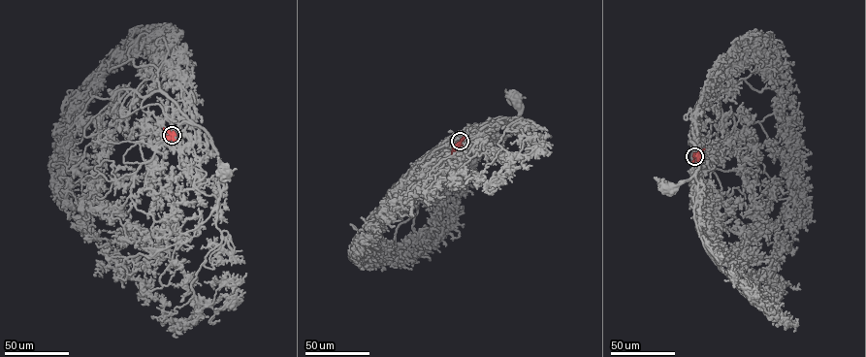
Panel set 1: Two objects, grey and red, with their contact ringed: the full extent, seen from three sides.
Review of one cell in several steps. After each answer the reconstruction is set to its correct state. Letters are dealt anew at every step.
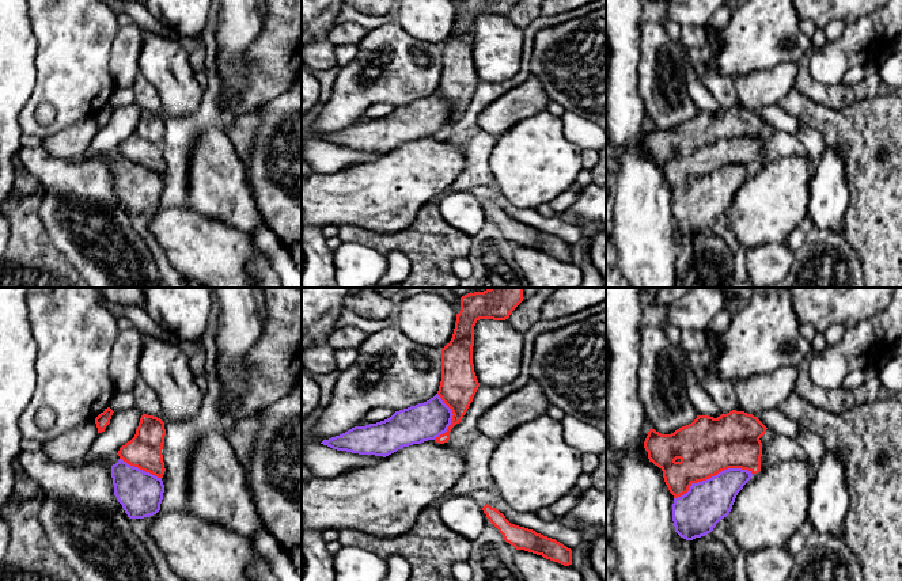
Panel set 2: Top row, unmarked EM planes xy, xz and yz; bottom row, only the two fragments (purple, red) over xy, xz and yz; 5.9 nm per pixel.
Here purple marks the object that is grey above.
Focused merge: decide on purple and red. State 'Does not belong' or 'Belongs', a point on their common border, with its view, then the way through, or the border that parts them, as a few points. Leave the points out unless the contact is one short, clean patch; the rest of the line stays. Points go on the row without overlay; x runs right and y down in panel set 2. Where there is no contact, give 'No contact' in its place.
Belongs. Touches purple at yz (712, 173)

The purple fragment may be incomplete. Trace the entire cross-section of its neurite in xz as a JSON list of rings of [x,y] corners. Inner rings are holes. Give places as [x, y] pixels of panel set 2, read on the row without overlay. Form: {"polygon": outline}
{"polygon": [[[474,24],[441,45],[441,77],[429,96],[395,107],[384,117],[355,122],[321,140],[337,147],[386,153],[428,136],[448,138],[451,125],[462,117],[480,83],[473,42]]]}

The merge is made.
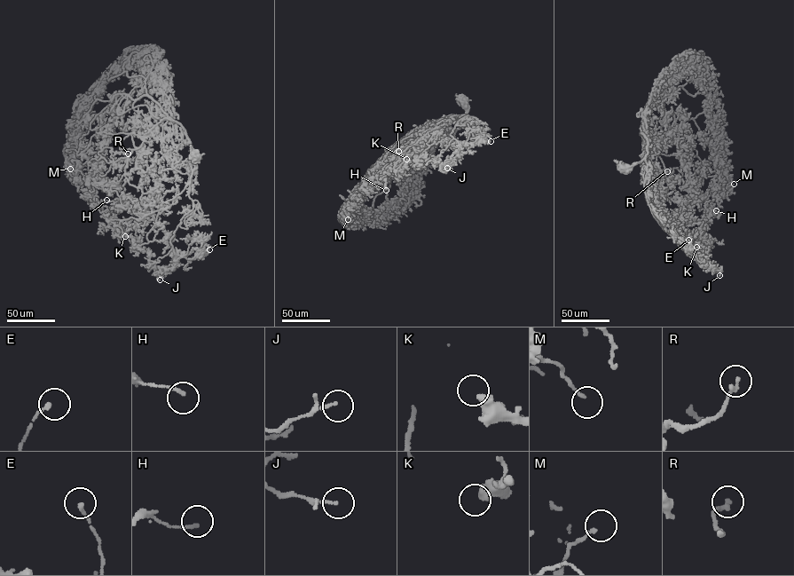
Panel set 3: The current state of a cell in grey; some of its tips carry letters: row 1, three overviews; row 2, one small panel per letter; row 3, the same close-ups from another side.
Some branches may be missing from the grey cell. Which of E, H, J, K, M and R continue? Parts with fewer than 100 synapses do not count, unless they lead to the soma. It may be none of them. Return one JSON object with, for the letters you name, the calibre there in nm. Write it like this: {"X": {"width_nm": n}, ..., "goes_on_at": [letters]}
{"goes_on_at": []}

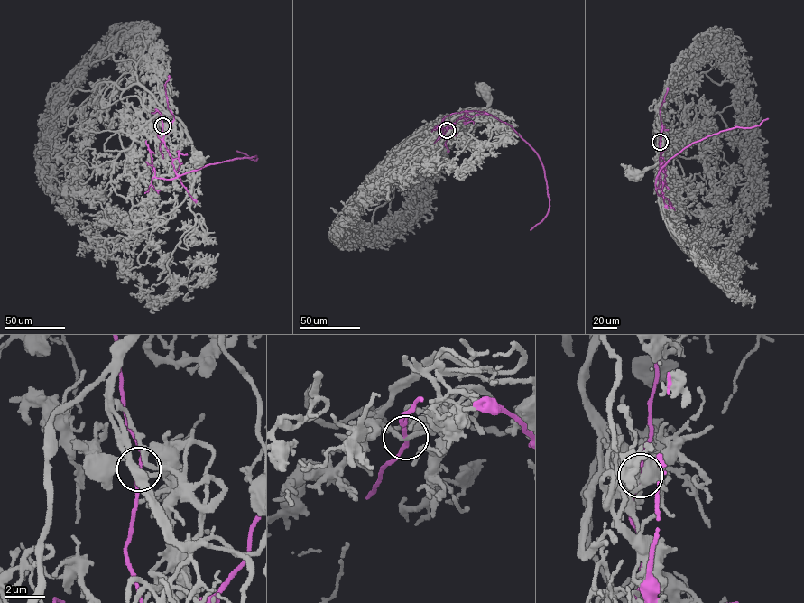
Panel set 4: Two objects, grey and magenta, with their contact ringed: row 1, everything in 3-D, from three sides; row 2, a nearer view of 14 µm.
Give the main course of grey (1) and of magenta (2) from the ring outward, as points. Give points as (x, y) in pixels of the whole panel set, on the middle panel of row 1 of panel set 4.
1: (447, 130), (439, 129), (450, 126), (468, 129), (480, 124), (481, 113), (487, 105), (482, 89)
2: (447, 130), (466, 111), (485, 112), (511, 125), (531, 147), (545, 173), (549, 208), (546, 217), (530, 229)

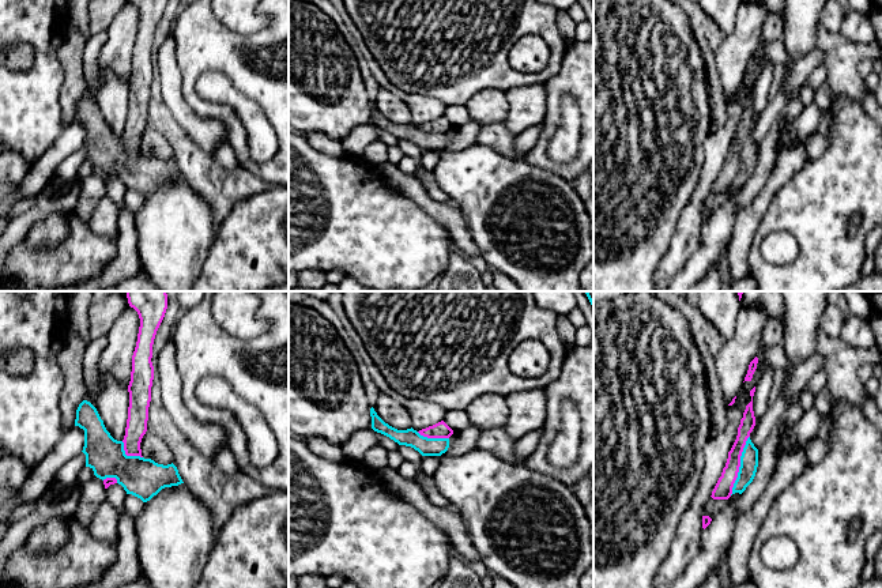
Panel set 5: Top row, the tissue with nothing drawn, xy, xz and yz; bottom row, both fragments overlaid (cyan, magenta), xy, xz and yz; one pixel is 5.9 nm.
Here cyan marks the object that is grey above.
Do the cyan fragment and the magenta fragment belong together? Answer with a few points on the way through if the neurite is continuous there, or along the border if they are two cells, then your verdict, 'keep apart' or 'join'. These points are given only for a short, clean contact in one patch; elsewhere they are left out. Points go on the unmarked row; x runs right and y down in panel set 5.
border along yz (749, 131), (741, 151), (738, 172), (730, 189); keep apart

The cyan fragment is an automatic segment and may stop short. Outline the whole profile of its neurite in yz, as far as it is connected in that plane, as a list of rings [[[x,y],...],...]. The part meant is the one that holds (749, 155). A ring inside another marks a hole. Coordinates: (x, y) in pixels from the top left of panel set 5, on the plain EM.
[[[750,132],[746,136],[740,151],[740,162],[738,173],[732,182],[732,189],[742,189],[746,182],[753,177],[758,162],[758,144],[751,137]]]

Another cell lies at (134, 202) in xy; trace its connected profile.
[[[127,189],[125,196],[124,196],[124,206],[128,211],[131,211],[133,215],[136,215],[144,204],[144,197],[132,191]]]

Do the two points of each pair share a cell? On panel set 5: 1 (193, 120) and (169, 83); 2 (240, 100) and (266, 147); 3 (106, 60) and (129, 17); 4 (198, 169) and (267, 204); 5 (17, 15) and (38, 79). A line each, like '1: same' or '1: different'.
1: same
2: same
3: same
4: different
5: same

